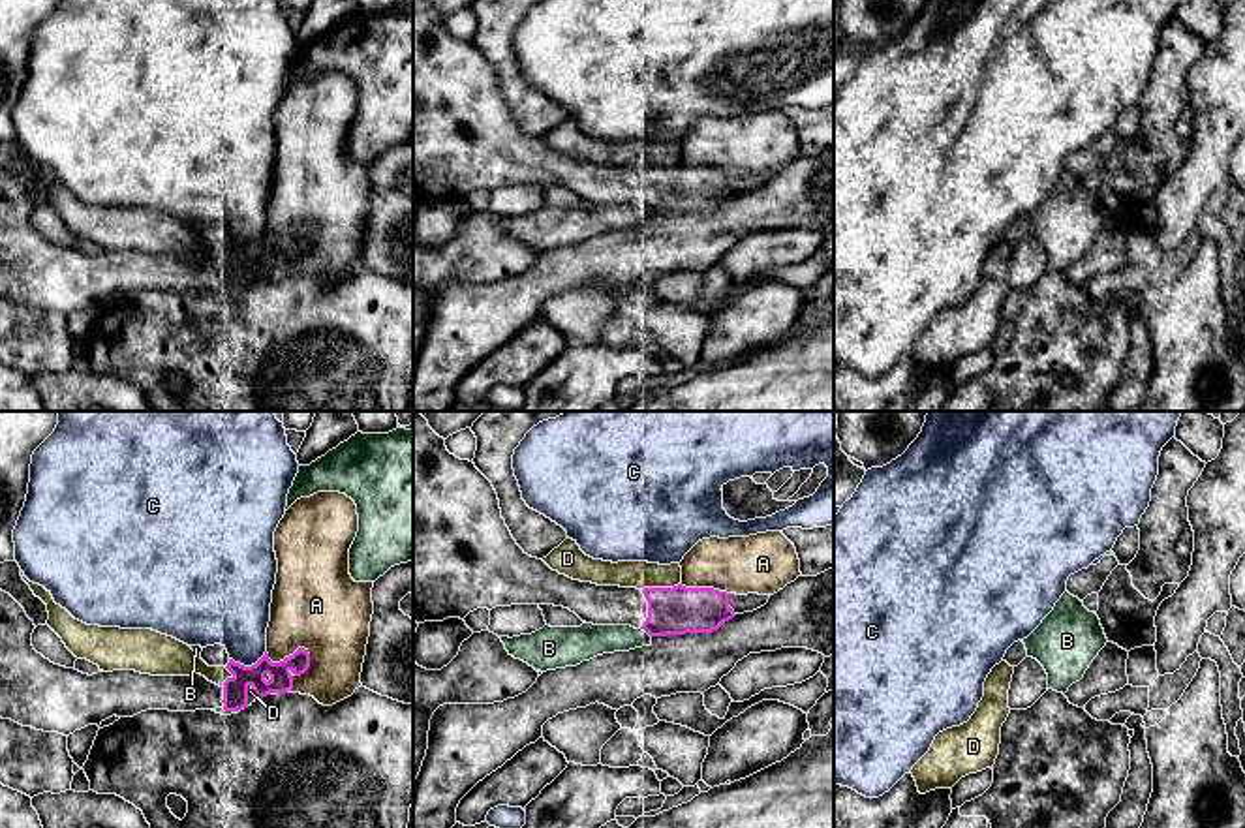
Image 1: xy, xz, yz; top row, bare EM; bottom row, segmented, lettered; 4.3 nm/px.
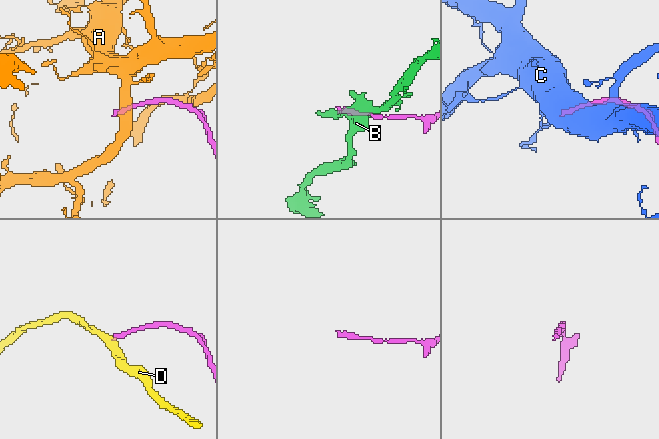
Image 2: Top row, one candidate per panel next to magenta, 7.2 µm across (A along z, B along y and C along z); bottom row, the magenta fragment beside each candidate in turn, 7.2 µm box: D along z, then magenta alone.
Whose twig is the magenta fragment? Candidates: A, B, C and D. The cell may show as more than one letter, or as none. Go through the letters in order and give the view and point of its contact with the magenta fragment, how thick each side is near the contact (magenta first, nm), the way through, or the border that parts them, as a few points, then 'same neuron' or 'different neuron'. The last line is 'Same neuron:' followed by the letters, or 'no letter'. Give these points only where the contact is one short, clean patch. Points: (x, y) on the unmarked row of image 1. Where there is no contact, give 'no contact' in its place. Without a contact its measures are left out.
A: contact xy (292, 235); calibres 100 and 380 nm; different neuron
B: contact xz (646, 211); calibres 200 and 140 nm; different neuron
C: contact xy (248, 246); calibres 110 and 300 nm; different neuron
D: contact xz (660, 168); calibres 200 and 120 nm; different neuron
Same neuron: no letter

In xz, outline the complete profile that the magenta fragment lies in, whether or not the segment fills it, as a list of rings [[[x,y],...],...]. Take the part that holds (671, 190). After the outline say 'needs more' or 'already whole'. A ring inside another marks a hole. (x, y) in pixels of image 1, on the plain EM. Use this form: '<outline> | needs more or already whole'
[[[413,0],[413,201],[464,199],[477,188],[554,184],[593,205],[631,205],[650,216],[712,212],[736,193],[714,167],[620,167],[573,160],[528,135],[501,98],[492,62],[445,26],[428,0]]] | needs more

